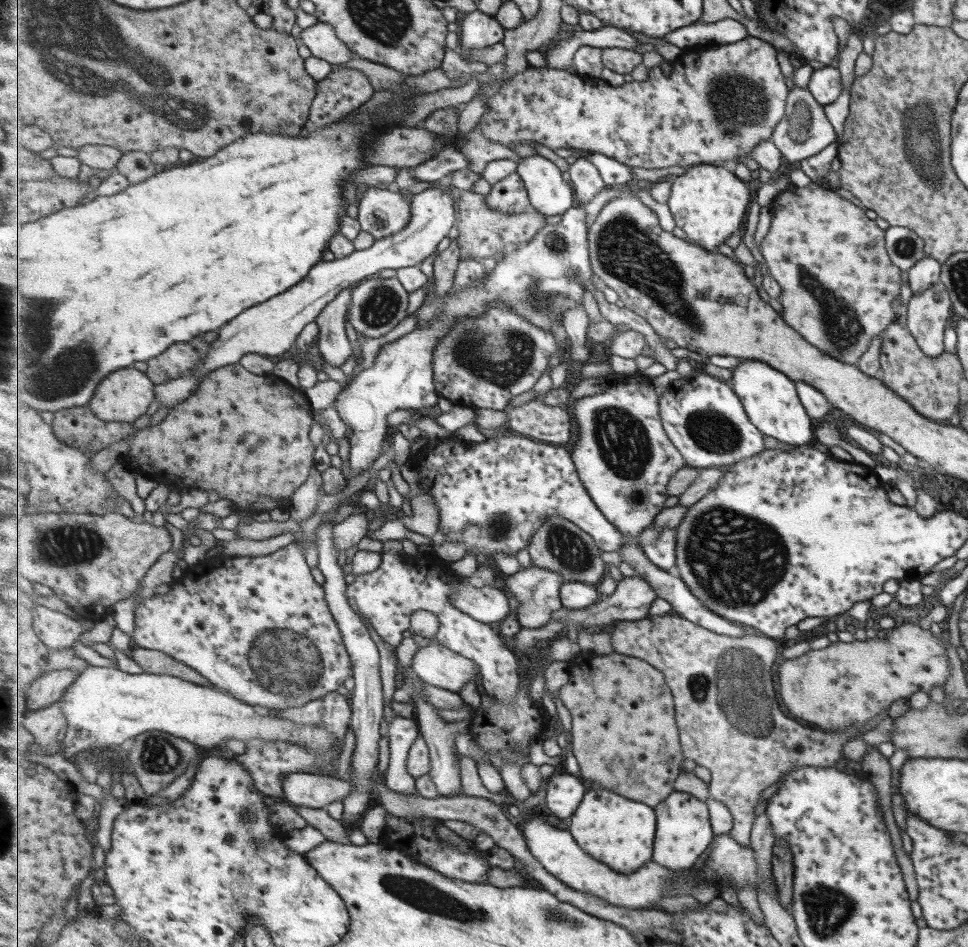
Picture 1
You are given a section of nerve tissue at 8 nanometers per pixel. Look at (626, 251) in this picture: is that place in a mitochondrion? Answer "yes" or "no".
yes

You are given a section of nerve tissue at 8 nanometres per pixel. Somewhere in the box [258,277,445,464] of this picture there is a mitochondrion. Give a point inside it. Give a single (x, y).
(378, 309)

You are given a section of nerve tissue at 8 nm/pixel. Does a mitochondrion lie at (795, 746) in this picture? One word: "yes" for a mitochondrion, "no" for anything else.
yes

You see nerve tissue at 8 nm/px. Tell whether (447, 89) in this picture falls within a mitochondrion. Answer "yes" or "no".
no

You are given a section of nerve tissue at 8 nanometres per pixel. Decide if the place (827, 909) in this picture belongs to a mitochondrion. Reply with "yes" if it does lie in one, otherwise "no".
yes

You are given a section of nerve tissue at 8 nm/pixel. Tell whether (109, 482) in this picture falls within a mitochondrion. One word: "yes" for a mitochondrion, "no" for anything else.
no

